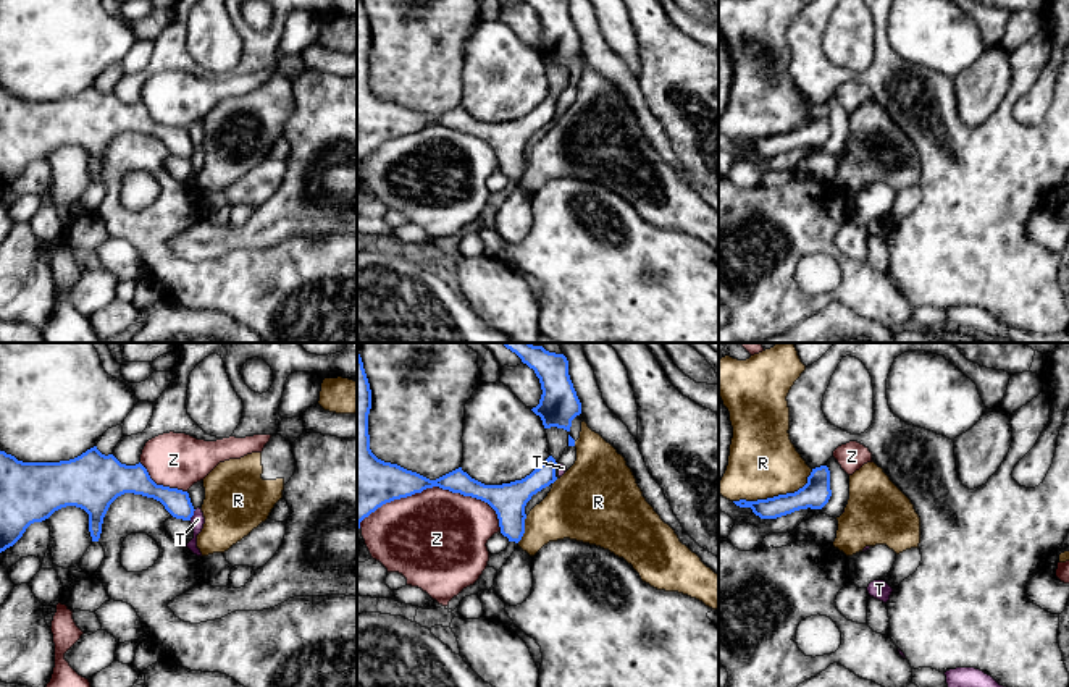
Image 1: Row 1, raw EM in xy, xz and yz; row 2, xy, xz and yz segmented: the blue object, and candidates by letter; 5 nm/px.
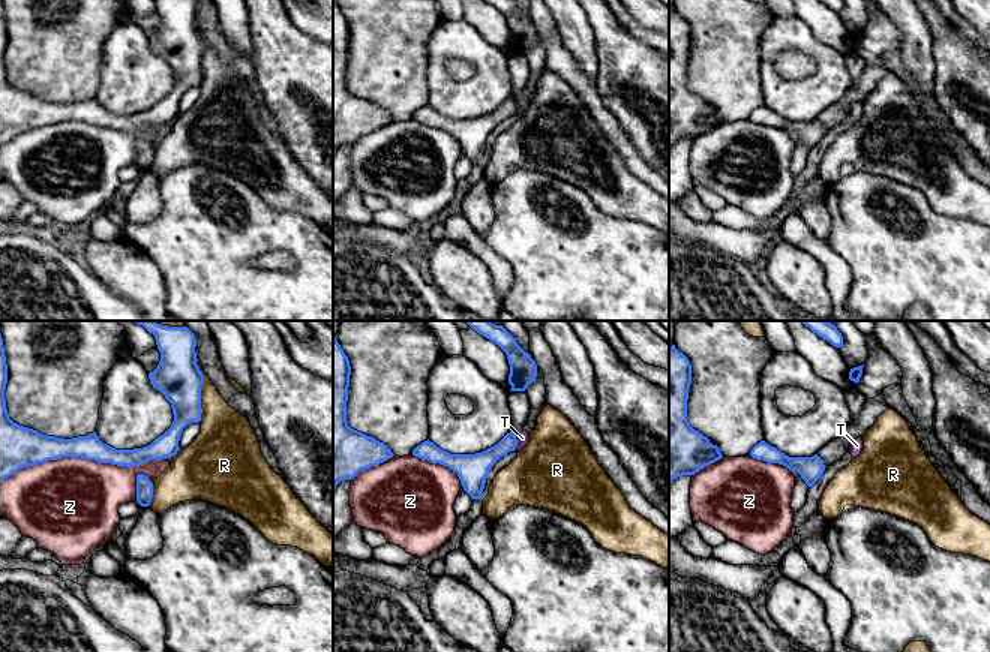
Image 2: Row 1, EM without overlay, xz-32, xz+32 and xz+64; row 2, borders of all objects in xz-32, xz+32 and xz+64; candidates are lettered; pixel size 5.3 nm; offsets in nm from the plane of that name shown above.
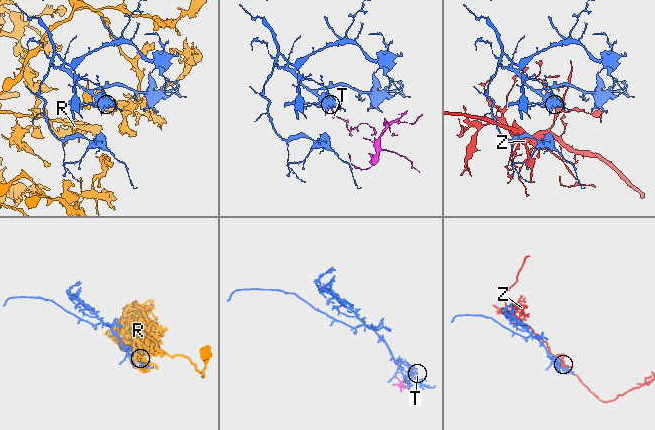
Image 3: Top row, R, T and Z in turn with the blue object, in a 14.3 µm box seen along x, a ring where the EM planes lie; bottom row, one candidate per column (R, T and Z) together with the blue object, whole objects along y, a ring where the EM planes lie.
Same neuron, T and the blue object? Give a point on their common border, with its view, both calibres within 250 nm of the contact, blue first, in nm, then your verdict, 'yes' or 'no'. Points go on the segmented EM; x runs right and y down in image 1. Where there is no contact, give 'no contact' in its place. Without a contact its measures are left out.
contact xy (192, 514); calibres 130 and 70 nm; no

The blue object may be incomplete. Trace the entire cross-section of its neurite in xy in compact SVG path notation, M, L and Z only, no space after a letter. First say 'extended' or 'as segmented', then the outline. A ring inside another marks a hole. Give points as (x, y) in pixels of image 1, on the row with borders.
as segmented | M97 446L60 462L23 462L0 451L0 553L13 546L31 524L42 522L66 506L89 514L92 542L99 542L110 504L124 493L153 498L176 519L191 521L195 511L187 491L157 485L140 462L121 464L113 454L102 454Z

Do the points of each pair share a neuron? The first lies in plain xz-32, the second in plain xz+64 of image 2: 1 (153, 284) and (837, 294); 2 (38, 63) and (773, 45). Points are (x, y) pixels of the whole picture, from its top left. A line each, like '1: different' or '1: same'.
1: different
2: different

